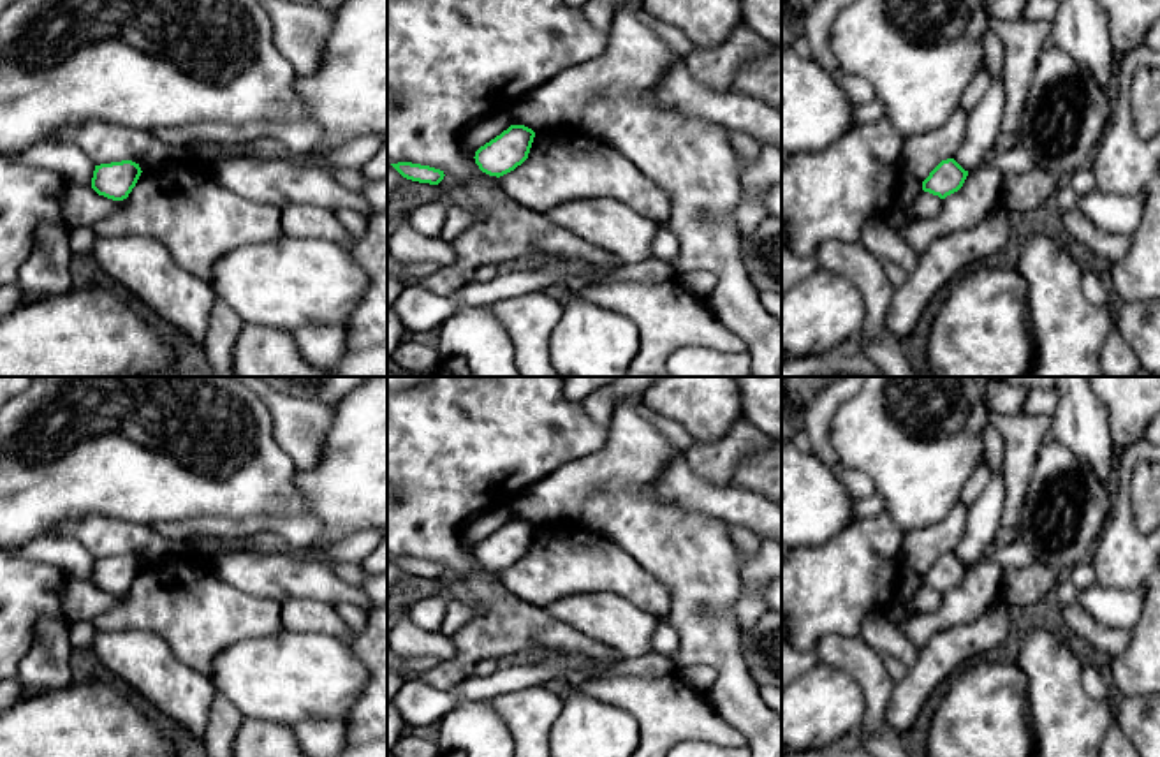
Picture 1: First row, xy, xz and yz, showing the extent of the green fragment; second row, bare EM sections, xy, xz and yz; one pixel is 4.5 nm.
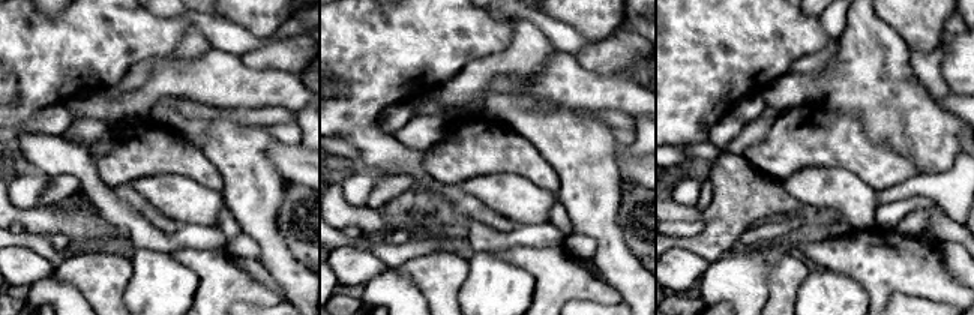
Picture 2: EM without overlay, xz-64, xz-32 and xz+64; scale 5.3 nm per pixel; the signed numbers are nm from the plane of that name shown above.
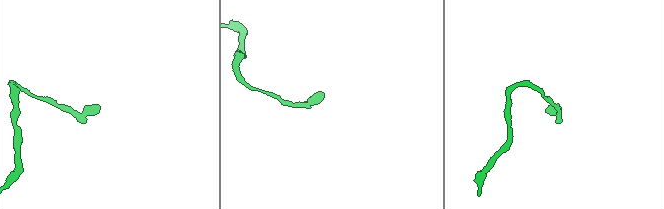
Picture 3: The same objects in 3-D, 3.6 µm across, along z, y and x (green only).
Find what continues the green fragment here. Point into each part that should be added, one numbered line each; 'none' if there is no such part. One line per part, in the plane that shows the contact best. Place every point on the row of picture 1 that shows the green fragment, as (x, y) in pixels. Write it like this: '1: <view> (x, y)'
none

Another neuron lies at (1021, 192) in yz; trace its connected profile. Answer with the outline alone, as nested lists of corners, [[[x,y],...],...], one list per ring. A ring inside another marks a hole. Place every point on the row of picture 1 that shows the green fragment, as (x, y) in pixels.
[[[1035,167],[1028,173],[1007,174],[1002,185],[1002,204],[1009,211],[1037,211],[1056,194],[1056,188],[1056,178],[1042,167]]]

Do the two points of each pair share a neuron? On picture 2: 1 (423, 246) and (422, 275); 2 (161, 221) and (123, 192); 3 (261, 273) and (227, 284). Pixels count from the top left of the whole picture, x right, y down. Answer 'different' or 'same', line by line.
1: different
2: same
3: different

